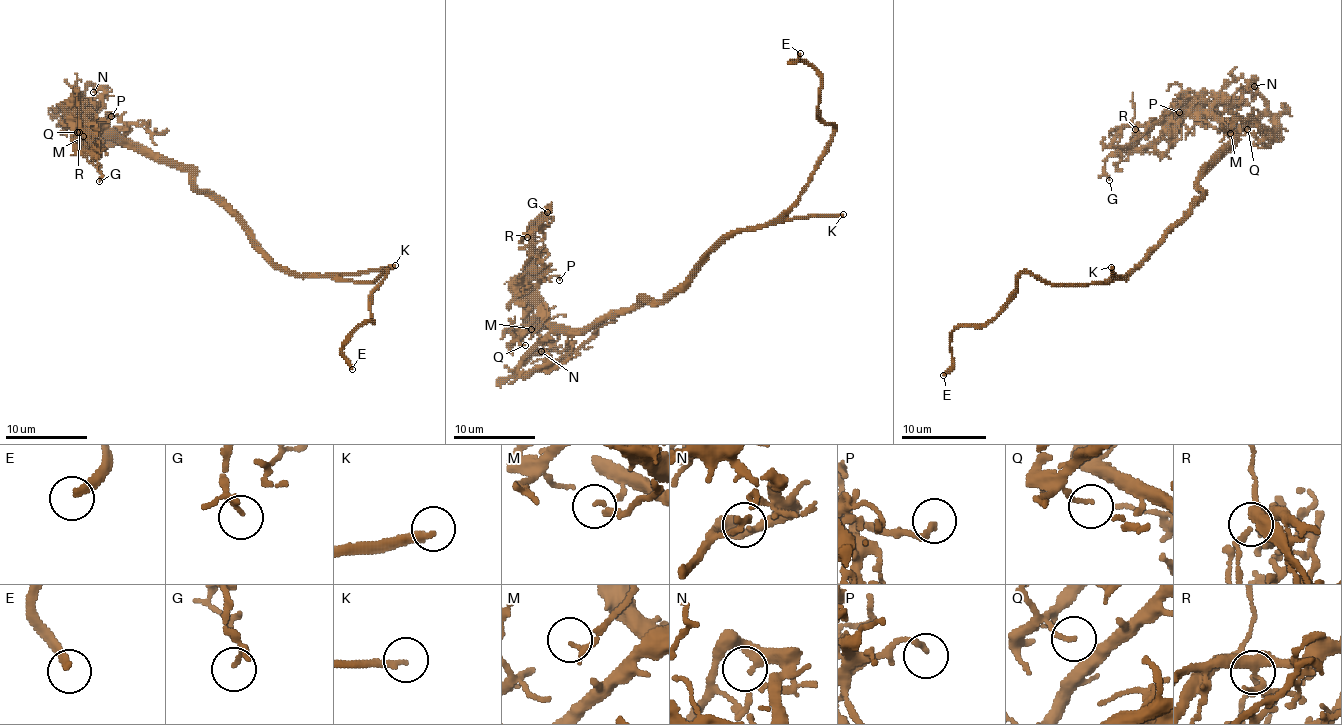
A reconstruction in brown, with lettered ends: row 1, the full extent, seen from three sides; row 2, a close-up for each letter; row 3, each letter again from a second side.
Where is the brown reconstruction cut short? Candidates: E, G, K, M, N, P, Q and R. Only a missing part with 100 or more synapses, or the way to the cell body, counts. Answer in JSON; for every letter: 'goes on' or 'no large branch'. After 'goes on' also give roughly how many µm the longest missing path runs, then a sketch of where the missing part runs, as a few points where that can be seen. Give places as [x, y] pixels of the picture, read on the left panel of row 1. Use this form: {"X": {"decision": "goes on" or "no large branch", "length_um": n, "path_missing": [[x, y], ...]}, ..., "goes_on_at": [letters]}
{"E": {"decision": "goes on", "length_um": 20, "path_missing": [[352, 369], [356, 369], [295, 440]]}, "G": {"decision": "no large branch"}, "K": {"decision": "goes on", "length_um": 70}, "M": {"decision": "no large branch"}, "N": {"decision": "no large branch"}, "P": {"decision": "no large branch"}, "Q": {"decision": "no large branch"}, "R": {"decision": "no large branch"}, "goes_on_at": ["E", "K"]}

